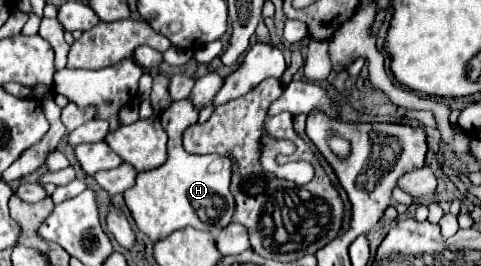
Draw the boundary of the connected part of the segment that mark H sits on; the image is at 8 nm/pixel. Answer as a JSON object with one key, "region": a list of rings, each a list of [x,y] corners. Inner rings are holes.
{"region":[[[179,100],[173,102],[163,114],[163,128],[169,136],[169,158],[163,166],[139,172],[137,184],[129,188],[125,196],[125,204],[137,224],[137,228],[147,234],[153,242],[163,240],[175,230],[181,228],[197,228],[207,232],[221,232],[235,212],[233,194],[229,192],[231,182],[231,158],[225,158],[221,154],[189,154],[181,146],[183,130],[197,122],[197,108],[191,104],[191,100]]]}

